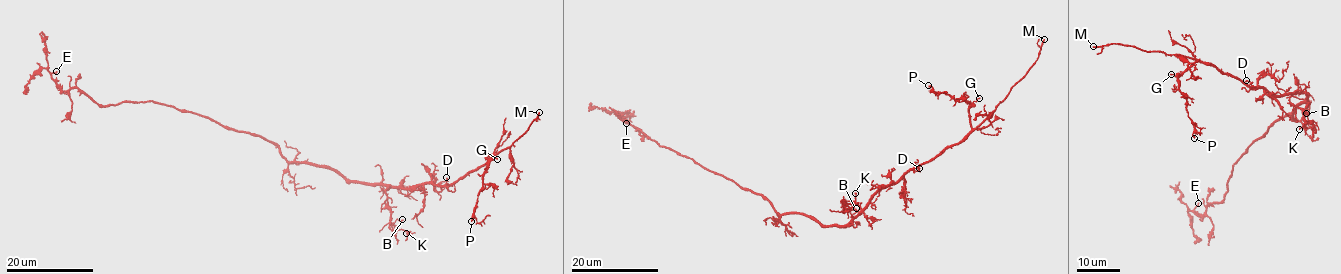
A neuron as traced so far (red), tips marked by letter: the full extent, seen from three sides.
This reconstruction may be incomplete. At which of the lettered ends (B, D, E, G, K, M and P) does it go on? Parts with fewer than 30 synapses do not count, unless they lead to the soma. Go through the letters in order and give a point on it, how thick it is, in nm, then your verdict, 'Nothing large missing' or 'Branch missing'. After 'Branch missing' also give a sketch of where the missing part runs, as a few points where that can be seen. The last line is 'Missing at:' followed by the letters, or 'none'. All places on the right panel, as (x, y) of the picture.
B: Place: (1306, 113). Thickness 160 nm. Nothing large missing
D: Place: (1246, 80). Thickness 170 nm. Nothing large missing
E: Place: (1198, 203). Thickness 160 nm. Nothing large missing
G: Place: (1171, 74). Thickness 110 nm. Nothing large missing
K: Place: (1299, 129). Thickness 140 nm. Nothing large missing
M: Place: (1093, 46). Thickness 220 nm. Branch missing
P: Place: (1194, 138). Thickness 120 nm. Nothing large missing
Missing at: M

